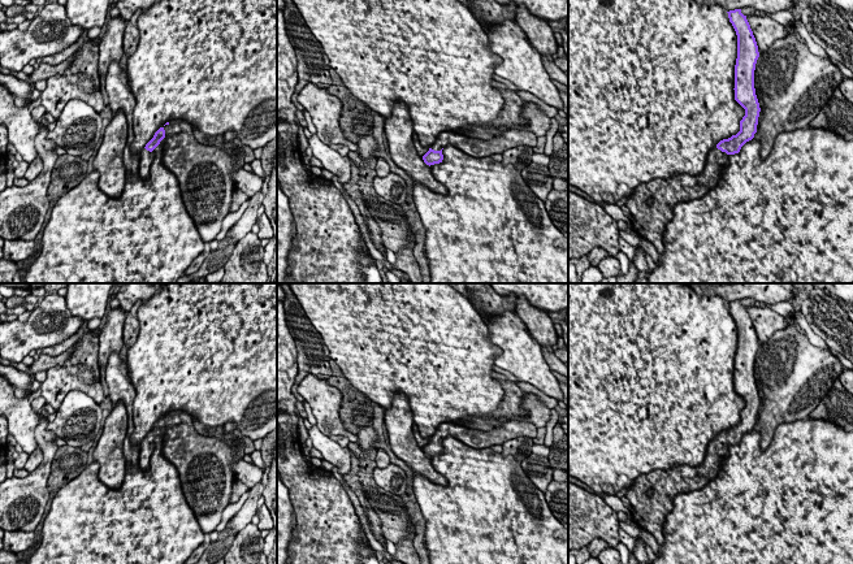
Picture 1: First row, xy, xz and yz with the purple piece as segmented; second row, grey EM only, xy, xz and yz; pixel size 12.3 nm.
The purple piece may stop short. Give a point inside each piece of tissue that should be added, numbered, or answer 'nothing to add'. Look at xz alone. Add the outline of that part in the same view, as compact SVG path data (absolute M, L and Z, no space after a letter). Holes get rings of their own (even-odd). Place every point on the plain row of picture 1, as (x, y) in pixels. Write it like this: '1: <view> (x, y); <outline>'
1: xz (516, 425); M493 372L492 377L501 383L505 395L490 420L499 417L507 417L508 420L501 425L495 424L490 430L471 429L459 422L443 422L437 428L437 431L430 438L432 441L441 442L446 437L454 437L472 448L481 450L503 444L519 437L532 439L537 437L537 428L525 420L528 412L520 407L525 392L501 373Z

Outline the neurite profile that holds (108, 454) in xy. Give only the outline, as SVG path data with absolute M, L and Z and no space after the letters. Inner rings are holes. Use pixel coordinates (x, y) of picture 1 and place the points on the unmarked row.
M122 402L114 404L105 418L103 434L94 451L94 460L100 465L99 480L109 489L120 489L126 472L124 439L127 431L127 412Z

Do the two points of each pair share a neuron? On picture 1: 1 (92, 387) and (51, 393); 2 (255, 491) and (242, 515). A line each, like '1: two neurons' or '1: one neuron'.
1: one neuron
2: one neuron

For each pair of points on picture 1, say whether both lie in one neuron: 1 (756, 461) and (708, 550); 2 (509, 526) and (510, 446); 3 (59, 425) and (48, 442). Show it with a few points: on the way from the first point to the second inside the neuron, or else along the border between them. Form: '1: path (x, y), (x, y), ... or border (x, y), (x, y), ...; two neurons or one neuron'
1: path (756, 484), (756, 500), (730, 528); one neuron
2: border (501, 454), (510, 455), (519, 463); two neurons
3: border (47, 422), (47, 428), (57, 435); two neurons

